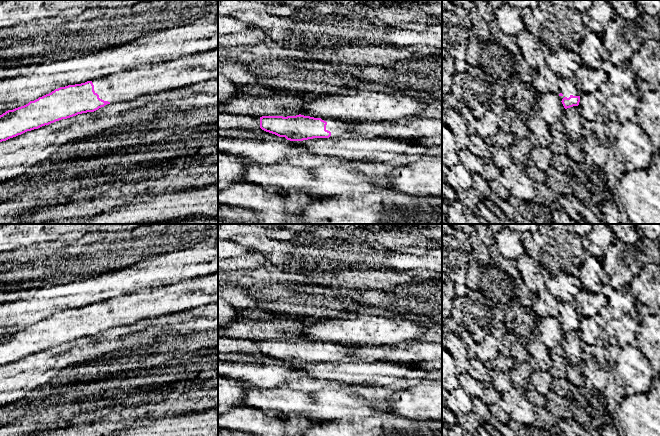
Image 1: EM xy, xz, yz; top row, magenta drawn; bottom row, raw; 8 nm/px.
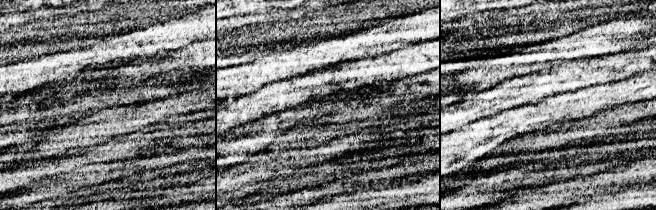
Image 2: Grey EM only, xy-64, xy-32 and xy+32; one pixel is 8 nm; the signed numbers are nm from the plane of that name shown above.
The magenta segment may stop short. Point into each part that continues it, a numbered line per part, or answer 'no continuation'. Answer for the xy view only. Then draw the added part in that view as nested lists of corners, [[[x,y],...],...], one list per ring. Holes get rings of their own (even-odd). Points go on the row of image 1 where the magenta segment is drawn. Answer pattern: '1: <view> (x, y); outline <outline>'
1: xy (125, 85); outline [[[218,49],[136,69],[125,69],[94,79],[92,83],[100,99],[116,103],[215,78],[218,78]]]

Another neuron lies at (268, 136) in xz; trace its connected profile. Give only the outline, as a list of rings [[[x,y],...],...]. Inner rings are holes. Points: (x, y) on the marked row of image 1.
[[[218,112],[218,129],[253,130],[262,135],[266,140],[278,141],[279,136],[266,132],[260,128],[260,117],[233,115]]]

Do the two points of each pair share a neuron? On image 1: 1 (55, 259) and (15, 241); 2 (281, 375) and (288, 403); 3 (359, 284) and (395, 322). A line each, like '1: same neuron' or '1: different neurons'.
1: different neurons
2: different neurons
3: different neurons

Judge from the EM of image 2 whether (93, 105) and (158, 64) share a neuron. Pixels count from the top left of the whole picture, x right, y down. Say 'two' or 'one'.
two

